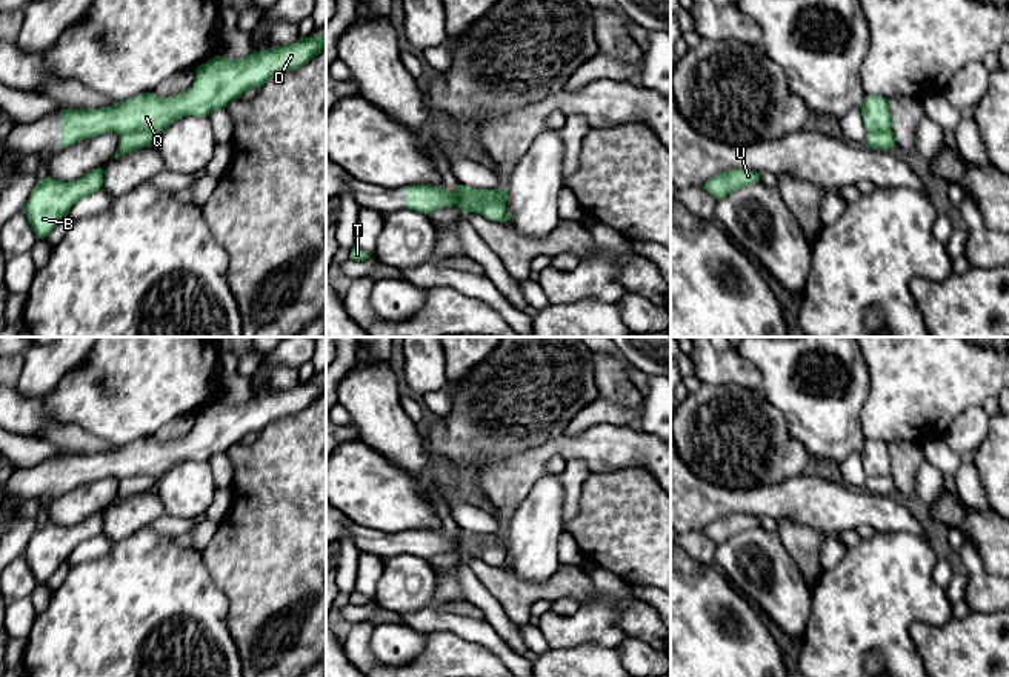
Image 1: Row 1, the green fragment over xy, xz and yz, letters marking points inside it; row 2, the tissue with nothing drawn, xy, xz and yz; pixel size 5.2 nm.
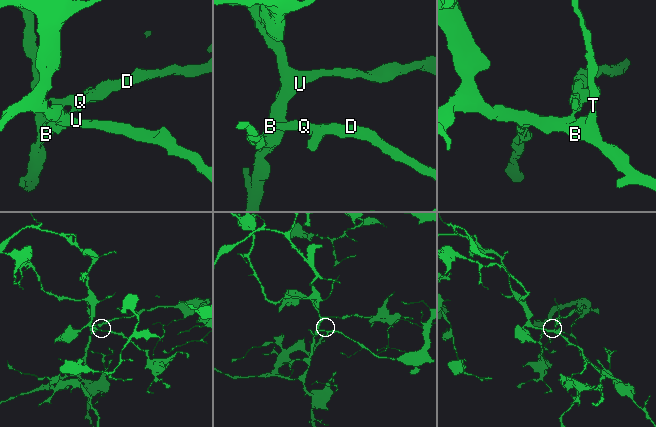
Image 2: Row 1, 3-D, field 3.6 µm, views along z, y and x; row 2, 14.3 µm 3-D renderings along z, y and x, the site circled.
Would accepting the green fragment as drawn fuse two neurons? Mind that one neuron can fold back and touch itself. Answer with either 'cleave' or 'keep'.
cleave

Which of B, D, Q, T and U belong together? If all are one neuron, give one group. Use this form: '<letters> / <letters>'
B T U / D Q

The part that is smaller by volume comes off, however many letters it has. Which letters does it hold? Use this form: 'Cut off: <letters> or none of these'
Cut off: D, Q

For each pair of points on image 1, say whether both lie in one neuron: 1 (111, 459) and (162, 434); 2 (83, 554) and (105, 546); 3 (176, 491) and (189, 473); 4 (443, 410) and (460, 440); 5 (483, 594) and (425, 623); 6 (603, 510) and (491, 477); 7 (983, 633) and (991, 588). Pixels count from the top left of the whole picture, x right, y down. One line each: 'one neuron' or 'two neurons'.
1: two neurons
2: one neuron
3: one neuron
4: two neurons
5: two neurons
6: two neurons
7: two neurons

